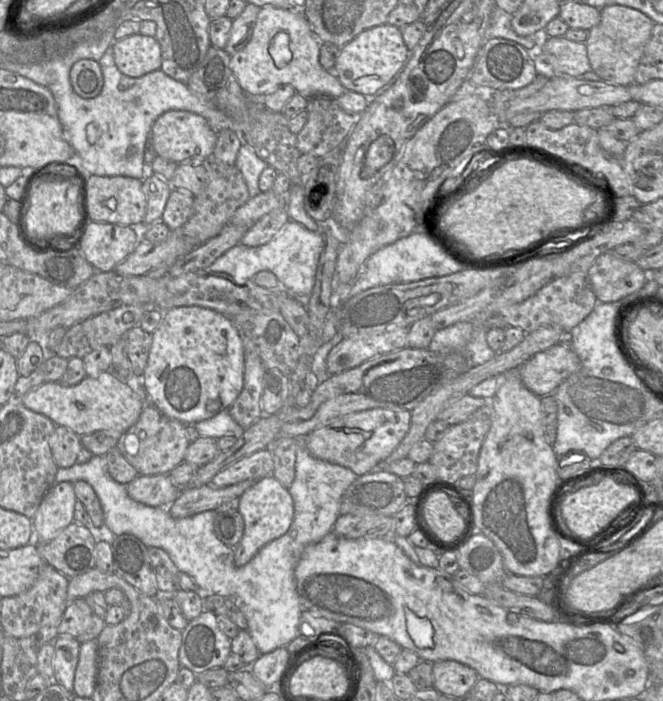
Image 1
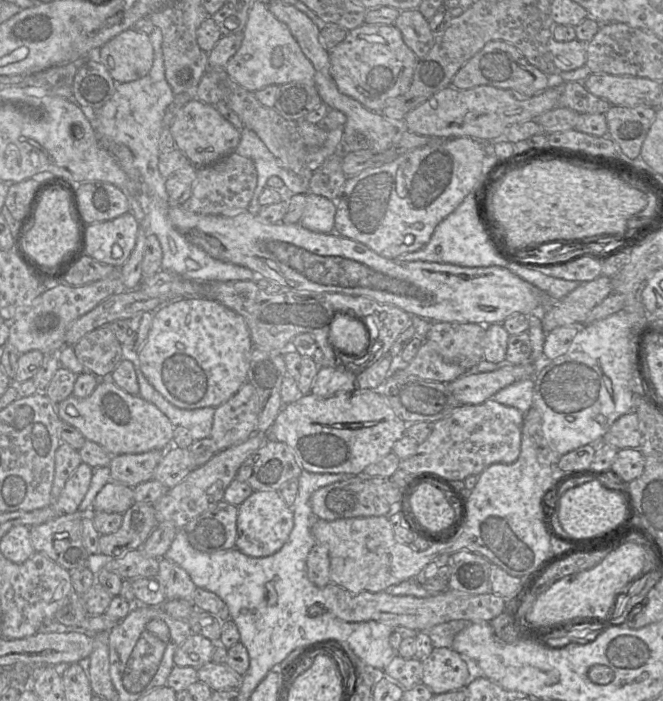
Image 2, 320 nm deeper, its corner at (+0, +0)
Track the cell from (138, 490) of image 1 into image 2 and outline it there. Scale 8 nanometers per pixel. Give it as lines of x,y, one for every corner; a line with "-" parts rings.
110,480
96,495
93,510
123,514
134,503
133,488

